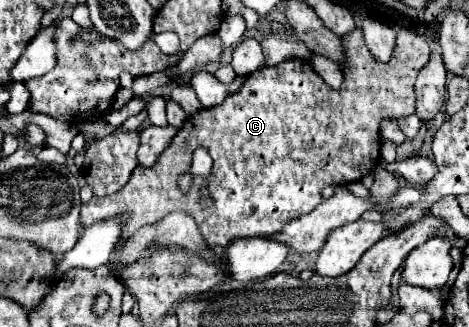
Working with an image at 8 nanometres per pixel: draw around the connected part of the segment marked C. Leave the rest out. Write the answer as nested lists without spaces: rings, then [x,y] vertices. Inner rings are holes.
[[[357,28],[352,33],[344,35],[342,43],[347,54],[346,61],[342,63],[344,83],[340,89],[332,89],[330,85],[326,85],[322,77],[312,69],[312,65],[306,65],[300,59],[288,59],[280,65],[264,65],[252,71],[248,77],[244,77],[240,91],[230,93],[222,105],[202,109],[200,113],[188,117],[176,133],[176,137],[172,139],[172,143],[166,147],[166,151],[158,157],[158,161],[152,167],[138,165],[124,189],[102,199],[92,197],[90,203],[84,203],[80,209],[82,225],[88,227],[96,221],[130,213],[122,227],[120,241],[116,245],[116,253],[120,253],[120,249],[124,249],[124,241],[132,237],[136,229],[154,225],[172,211],[182,211],[190,213],[196,219],[196,225],[204,241],[208,243],[212,253],[220,257],[220,253],[224,253],[224,249],[228,249],[228,245],[236,237],[270,237],[272,233],[278,233],[288,221],[310,213],[318,203],[322,203],[322,189],[326,185],[346,185],[368,175],[372,167],[380,161],[380,123],[388,117],[400,119],[412,115],[416,109],[414,81],[418,71],[428,63],[430,47],[422,35],[410,29],[400,29],[392,61],[378,63],[364,45],[362,29]],[[200,145],[206,147],[214,159],[212,173],[206,181],[194,177],[190,189],[186,193],[180,193],[178,179],[190,171],[190,153]],[[202,185],[208,185],[214,197],[212,211],[204,211],[198,205],[198,189]]]

